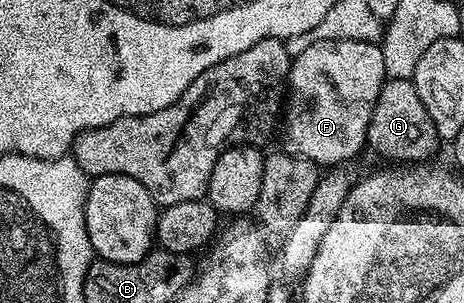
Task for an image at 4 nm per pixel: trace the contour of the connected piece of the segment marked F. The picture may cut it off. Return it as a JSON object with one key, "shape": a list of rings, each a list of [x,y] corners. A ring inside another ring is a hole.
{"shape":[[[315,39],[312,47],[304,47],[300,55],[296,55],[290,62],[290,75],[288,78],[288,100],[284,105],[284,129],[286,125],[286,141],[289,152],[300,156],[307,157],[319,167],[338,167],[343,163],[350,163],[354,156],[361,149],[367,148],[366,136],[368,135],[368,123],[372,119],[372,107],[376,107],[376,99],[382,90],[382,84],[388,80],[384,69],[384,55],[382,54],[381,44],[372,41],[353,41],[352,39]]]}

